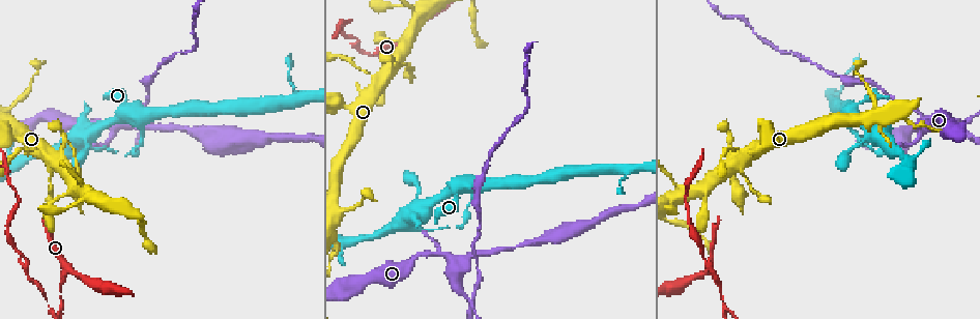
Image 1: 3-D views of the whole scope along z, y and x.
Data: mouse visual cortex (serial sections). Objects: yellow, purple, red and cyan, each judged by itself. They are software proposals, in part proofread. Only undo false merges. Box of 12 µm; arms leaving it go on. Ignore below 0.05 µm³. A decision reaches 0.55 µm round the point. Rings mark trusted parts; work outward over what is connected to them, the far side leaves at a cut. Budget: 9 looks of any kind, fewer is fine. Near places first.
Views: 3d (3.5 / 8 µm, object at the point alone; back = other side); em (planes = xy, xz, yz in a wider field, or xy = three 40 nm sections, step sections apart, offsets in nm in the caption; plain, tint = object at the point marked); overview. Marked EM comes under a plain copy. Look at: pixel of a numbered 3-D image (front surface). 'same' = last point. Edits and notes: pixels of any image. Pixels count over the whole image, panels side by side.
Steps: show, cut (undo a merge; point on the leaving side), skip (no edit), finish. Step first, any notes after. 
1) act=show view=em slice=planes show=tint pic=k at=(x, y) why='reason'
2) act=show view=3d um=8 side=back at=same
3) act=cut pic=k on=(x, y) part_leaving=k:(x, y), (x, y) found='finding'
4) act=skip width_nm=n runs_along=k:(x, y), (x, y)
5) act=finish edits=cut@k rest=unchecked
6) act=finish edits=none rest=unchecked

act=show view=3d um=3.5 pic=1 at=(727, 129) why='a narrow waist'

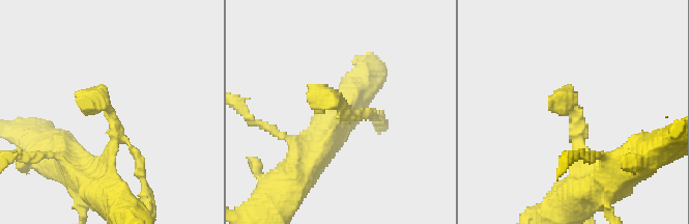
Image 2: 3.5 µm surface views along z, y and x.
act=show view=em slice=xy step=5 show=tint pic=2 at=(339, 107)

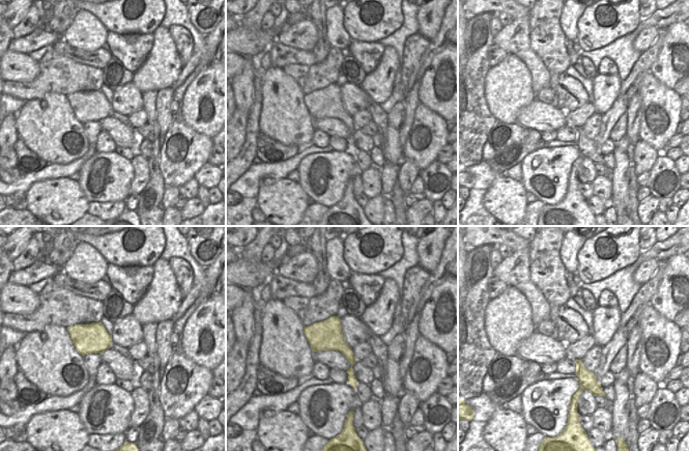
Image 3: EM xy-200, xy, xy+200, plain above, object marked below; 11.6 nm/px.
act=skip width_nm=340 runs_along=2:(581, 173), (578, 121), (557, 90) found='one cell here'

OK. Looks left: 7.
act=show view=em slice=xy step=5 show=tint pic=1 at=(475, 256) why='four-way junction'

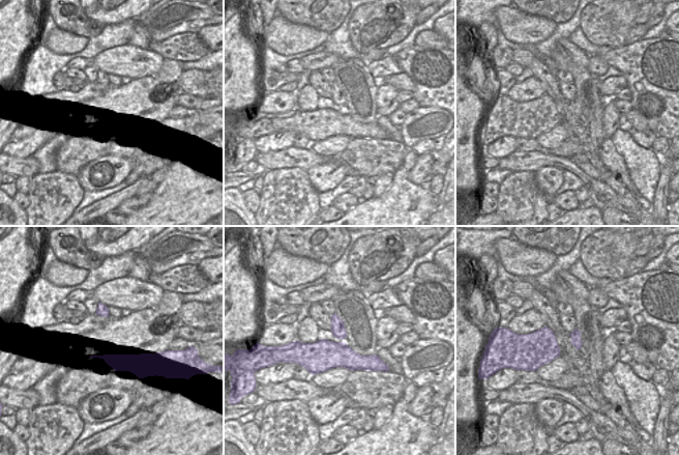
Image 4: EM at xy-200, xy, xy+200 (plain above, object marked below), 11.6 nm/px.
act=show view=3d um=3.5 side=back at=same why='see where the arms go'

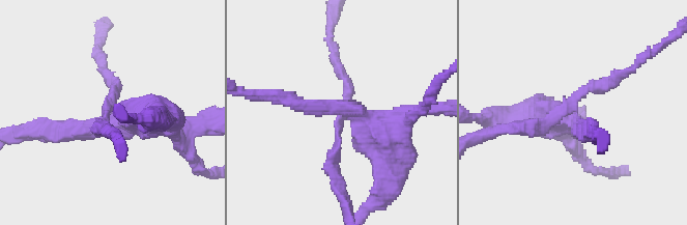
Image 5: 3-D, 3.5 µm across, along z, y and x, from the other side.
act=skip arm_widths_nm=150,200,250,400 found='one cell here'

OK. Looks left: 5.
act=show view=3d um=3.5 pic=1 at=(463, 187) why='four arms meet'

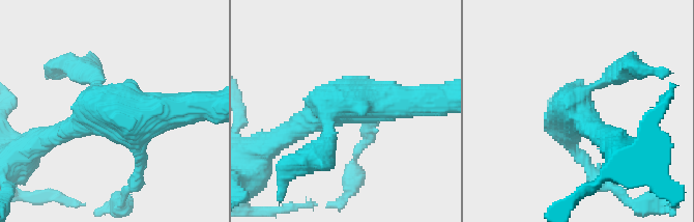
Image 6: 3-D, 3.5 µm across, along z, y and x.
act=show view=em slice=xy step=2 show=tint pic=6 at=(573, 113) arms=4 arm_widths_nm=150,250,350,500

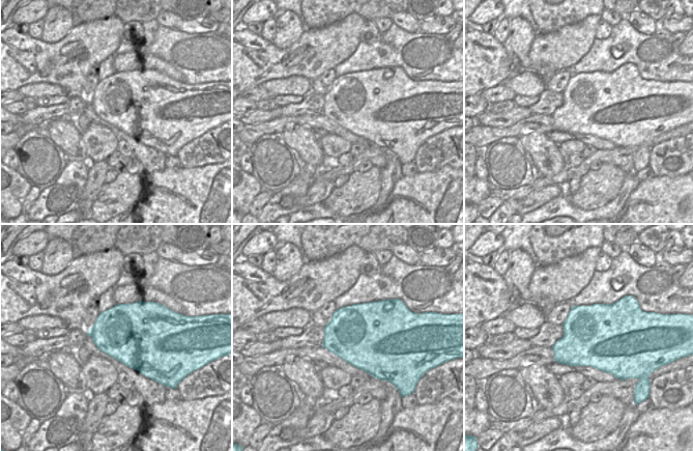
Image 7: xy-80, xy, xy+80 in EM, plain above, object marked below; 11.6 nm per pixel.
act=skip found='one cell here'

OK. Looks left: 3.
act=show view=3d um=3.5 pic=1 at=(61, 298) why='four-way junction'

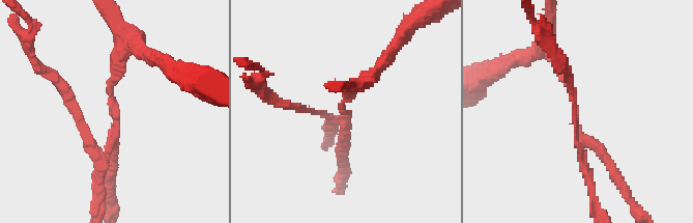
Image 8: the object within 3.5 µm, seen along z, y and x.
act=show view=em slice=xy step=3 show=tint pic=8 at=(117, 116) why='now the EM'

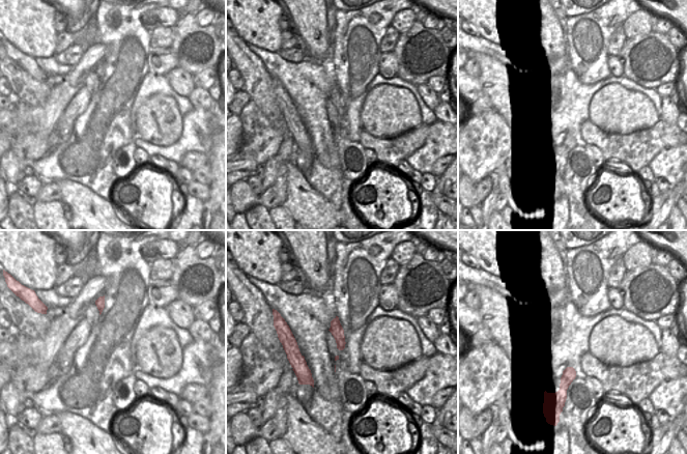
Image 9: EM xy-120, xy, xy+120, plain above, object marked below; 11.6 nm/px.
act=cut pic=8 on=(77, 114) width_nm=150 part_leaving=8:(115, 132), (102, 148), (92, 145), (57, 81) found='a second cell is stuck on'

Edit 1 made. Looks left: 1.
act=finish edits=cut@8 rest=unchecked

